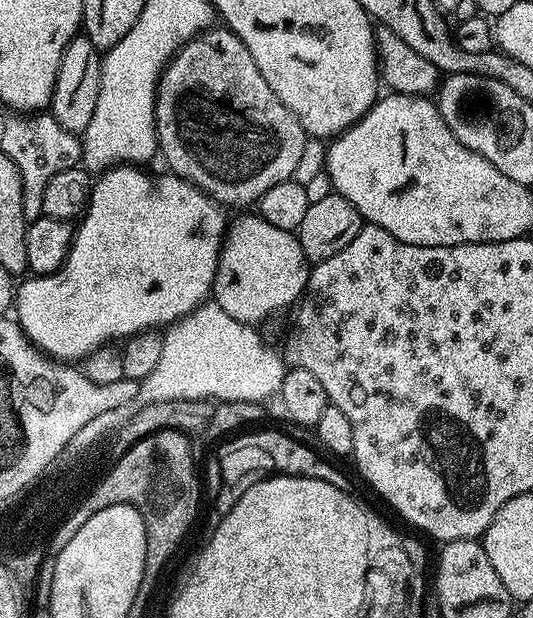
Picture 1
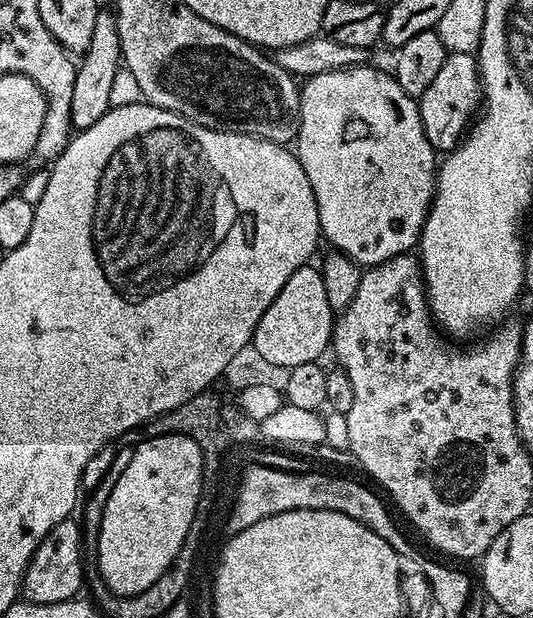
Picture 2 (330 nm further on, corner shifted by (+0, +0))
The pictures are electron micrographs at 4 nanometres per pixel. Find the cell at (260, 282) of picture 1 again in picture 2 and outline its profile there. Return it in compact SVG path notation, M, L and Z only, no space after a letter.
M305 266L290 274L286 286L278 290L278 298L266 306L266 314L258 318L251 347L256 348L266 362L274 362L274 366L286 369L302 366L306 362L317 362L323 352L329 351L333 323L334 313L326 298L326 286L322 286L320 269Z

